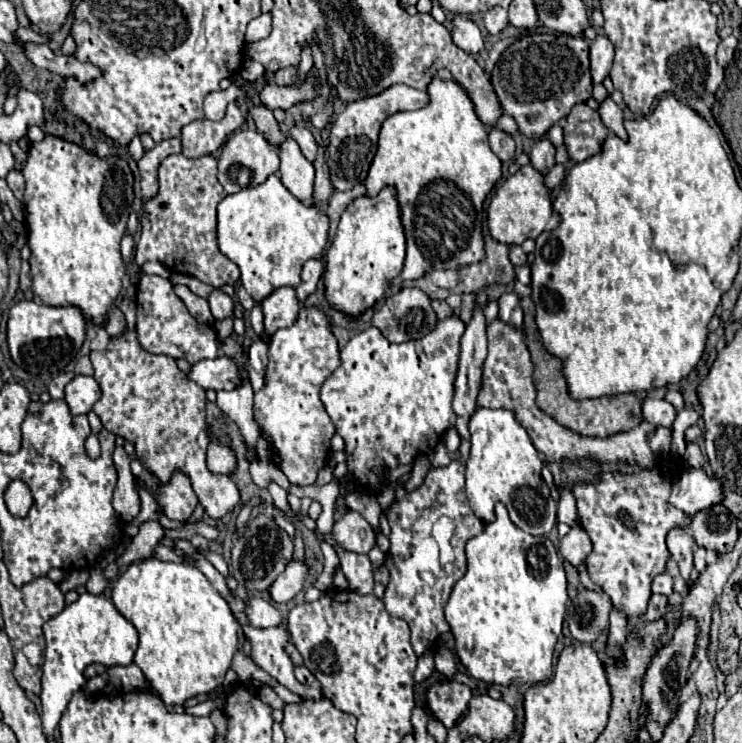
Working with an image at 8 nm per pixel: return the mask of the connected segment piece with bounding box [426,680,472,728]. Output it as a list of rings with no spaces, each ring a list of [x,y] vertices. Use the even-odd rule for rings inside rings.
[[[456,680],[450,682],[450,688],[452,688],[452,696],[448,700],[440,700],[440,696],[436,694],[436,684],[432,684],[426,692],[426,704],[428,704],[428,710],[446,726],[454,726],[466,712],[468,708],[468,702],[472,698],[472,692],[466,684],[460,684]]]

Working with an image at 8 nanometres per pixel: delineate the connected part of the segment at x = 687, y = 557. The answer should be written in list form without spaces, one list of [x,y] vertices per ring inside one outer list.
[[[676,528],[668,534],[668,550],[670,550],[670,556],[678,562],[678,568],[680,568],[680,574],[686,582],[692,582],[692,568],[694,568],[694,562],[692,562],[692,556],[694,556],[694,548],[696,548],[696,542],[690,534],[686,534],[686,530],[682,528]]]

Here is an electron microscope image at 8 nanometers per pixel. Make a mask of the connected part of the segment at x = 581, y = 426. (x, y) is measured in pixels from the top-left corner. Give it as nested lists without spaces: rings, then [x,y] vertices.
[[[522,298],[520,306],[524,310],[524,336],[526,336],[526,346],[532,356],[534,364],[534,388],[536,388],[536,404],[538,408],[554,418],[558,424],[582,434],[582,436],[594,436],[594,438],[608,438],[612,434],[628,432],[634,426],[642,422],[642,408],[640,408],[640,396],[636,394],[620,394],[620,396],[604,396],[604,398],[594,398],[594,400],[582,400],[576,402],[568,396],[566,392],[566,380],[562,374],[562,362],[546,352],[542,346],[542,340],[538,338],[538,328],[534,322],[534,304],[530,298]]]

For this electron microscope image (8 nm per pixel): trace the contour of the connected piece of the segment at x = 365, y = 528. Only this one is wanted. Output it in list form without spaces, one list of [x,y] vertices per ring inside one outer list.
[[[348,510],[338,522],[334,522],[332,528],[332,540],[344,548],[346,552],[358,552],[368,554],[370,548],[376,544],[374,530],[370,524],[354,510]]]

